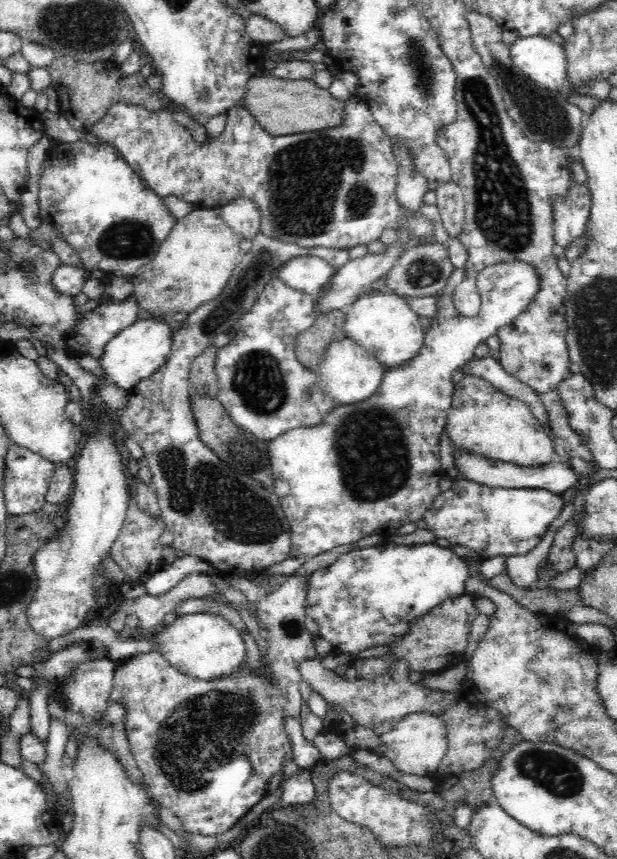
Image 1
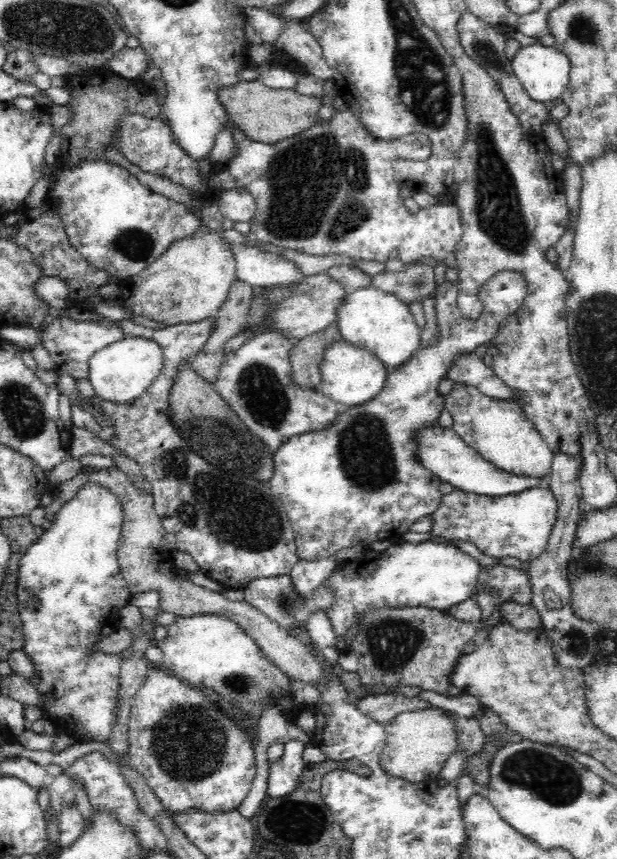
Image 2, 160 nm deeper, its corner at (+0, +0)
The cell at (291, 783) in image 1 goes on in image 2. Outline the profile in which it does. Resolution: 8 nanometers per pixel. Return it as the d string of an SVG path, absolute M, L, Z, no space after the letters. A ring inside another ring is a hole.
M290 740L284 744L284 754L278 761L269 763L268 794L272 799L294 793L301 784L306 763L303 760L304 743Z

